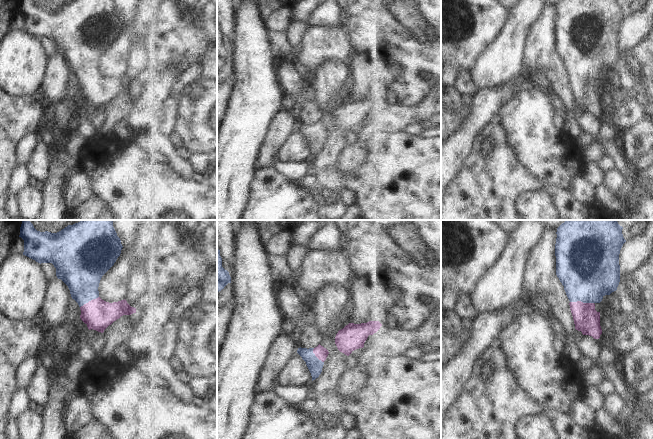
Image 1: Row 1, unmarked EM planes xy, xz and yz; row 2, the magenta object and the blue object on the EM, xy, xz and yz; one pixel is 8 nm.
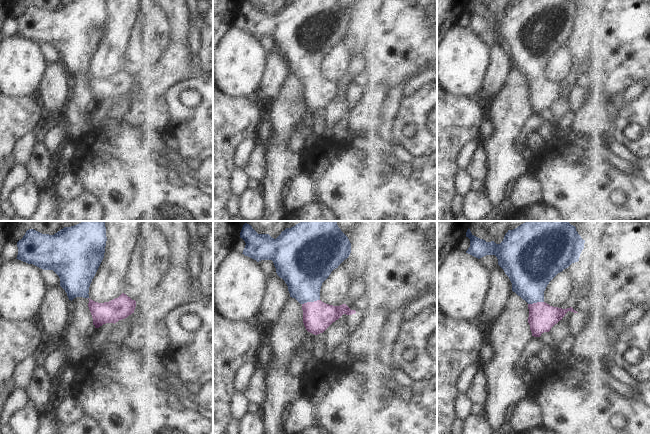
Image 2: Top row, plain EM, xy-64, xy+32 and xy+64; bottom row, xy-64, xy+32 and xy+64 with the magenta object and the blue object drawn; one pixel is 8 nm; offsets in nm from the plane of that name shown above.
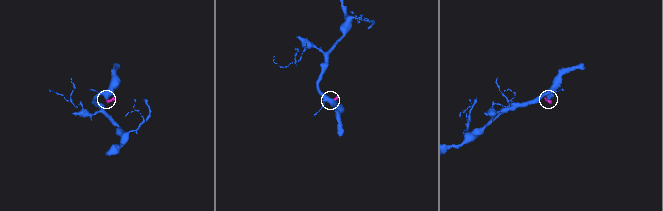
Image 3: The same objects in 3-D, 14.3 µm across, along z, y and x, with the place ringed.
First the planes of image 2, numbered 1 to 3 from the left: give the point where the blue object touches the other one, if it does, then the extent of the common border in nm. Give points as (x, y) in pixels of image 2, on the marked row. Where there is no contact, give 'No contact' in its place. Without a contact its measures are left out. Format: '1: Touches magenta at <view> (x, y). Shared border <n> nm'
1: No contact
2: Touches magenta at xy+32 (310, 302). Shared border 150 nm
3: Touches magenta at xy+64 (535, 303). Shared border 130 nm.

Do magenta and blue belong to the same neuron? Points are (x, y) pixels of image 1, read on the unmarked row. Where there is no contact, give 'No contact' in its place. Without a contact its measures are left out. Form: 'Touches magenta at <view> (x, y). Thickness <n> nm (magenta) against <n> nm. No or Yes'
Touches magenta at yz (582, 78). Thickness 200 nm (magenta) against 460 nm. Yes.

